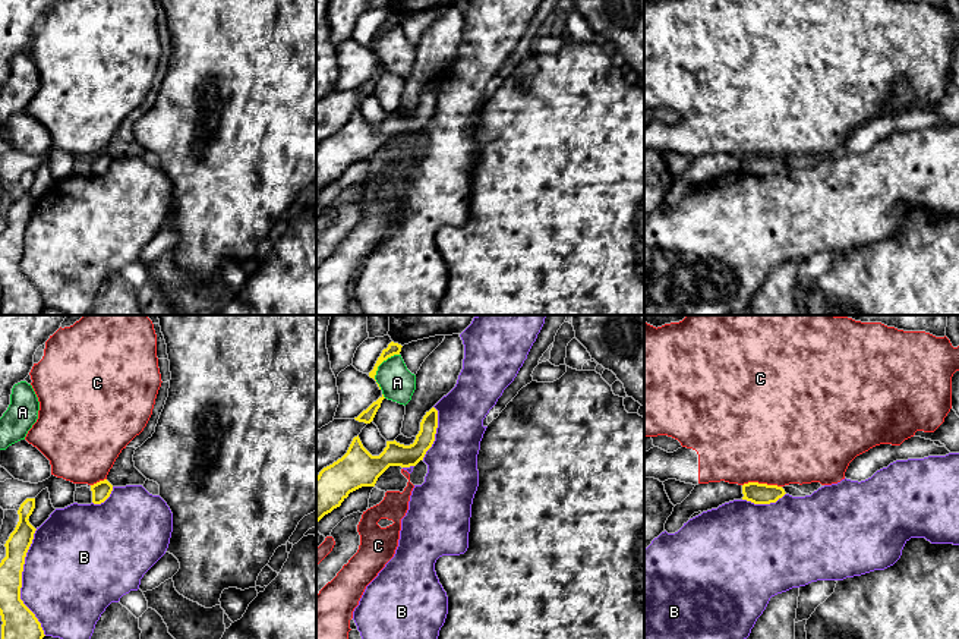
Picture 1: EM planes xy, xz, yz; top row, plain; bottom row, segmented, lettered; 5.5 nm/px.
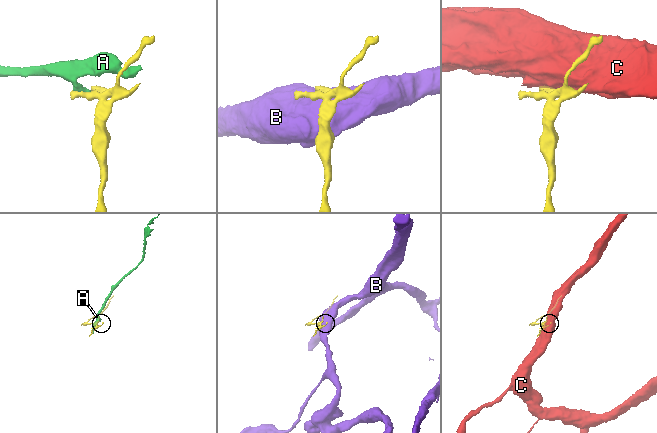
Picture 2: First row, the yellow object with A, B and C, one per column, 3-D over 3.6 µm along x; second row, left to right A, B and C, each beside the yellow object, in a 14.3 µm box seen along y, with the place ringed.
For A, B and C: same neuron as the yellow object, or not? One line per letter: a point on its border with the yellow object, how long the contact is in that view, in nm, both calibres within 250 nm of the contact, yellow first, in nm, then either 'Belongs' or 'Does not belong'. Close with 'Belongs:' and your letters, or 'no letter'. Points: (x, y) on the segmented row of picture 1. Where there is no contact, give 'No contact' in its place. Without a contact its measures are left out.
A: Touches yellow at xz (377, 368). Shared border 220 nm. Thickness 70 nm (yellow) against 190 nm. Does not belong
B: Touches yellow at xy (21, 582). Shared border 600 nm. Thickness 180 nm (yellow) against 500 nm. Does not belong
C: Touches yellow at yz (762, 484). Shared border 220 nm. Thickness 120 nm (yellow) against 480 nm. Does not belong
Belongs: no letter

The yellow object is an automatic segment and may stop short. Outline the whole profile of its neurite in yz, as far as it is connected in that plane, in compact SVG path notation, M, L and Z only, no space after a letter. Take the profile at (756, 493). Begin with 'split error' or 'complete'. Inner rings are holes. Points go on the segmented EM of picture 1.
complete; M748 482L742 485L742 494L742 500L751 501L754 504L770 504L776 503L786 492L782 487L777 485Z

